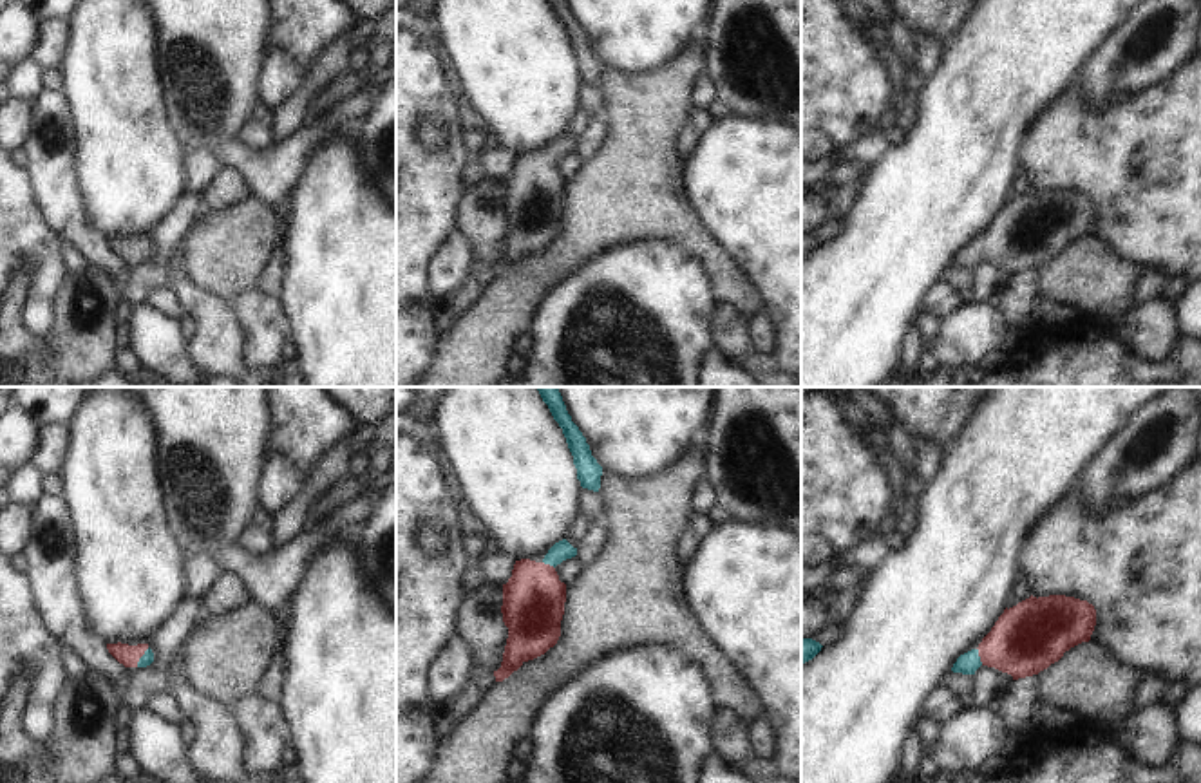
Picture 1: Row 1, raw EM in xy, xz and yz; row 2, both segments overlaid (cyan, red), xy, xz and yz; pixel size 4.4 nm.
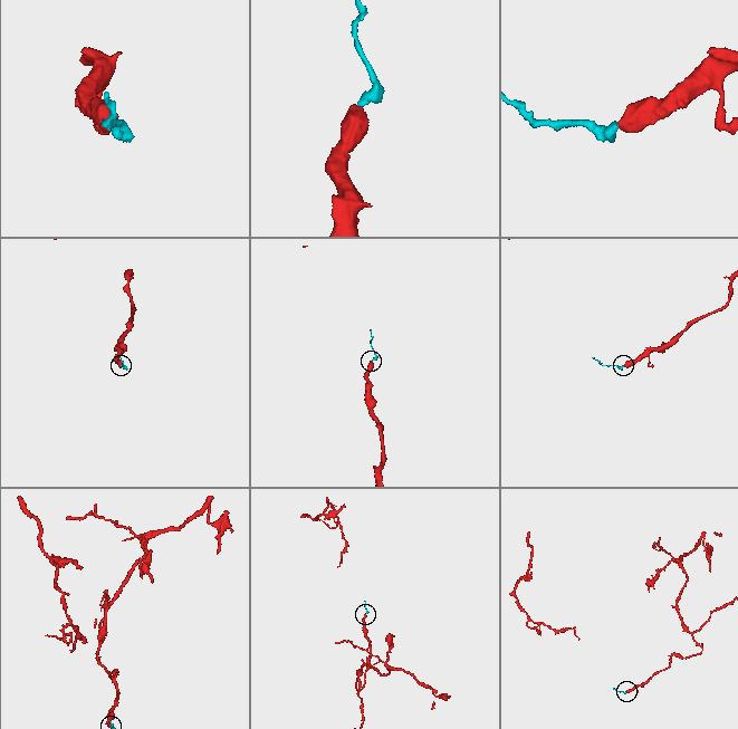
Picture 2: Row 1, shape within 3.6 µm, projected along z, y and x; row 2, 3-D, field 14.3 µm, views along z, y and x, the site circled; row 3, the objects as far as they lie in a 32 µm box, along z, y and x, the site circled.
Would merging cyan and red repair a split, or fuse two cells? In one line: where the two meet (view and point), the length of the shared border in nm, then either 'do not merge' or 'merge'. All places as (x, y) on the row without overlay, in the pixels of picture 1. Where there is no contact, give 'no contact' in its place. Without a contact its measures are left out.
xy (141, 252) | 110 nm | merge

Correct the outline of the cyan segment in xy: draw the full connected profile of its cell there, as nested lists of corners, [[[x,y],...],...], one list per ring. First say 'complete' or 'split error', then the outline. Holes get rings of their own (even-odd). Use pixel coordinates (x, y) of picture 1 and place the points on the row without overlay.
split error; [[[107,239],[109,248],[125,262],[147,262],[154,257],[154,248],[148,239]]]

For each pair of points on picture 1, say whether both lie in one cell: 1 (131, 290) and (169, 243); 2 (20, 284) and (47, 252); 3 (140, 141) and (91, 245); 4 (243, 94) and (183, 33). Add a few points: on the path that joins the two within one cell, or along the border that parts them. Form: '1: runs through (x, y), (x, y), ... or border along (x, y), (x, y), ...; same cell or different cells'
1: runs through (141, 279), (160, 261), (161, 254); same cell
2: border along (26, 257), (31, 264), (31, 281), (20, 313); different cells
3: border along (80, 194), (84, 219), (105, 239); different cells
4: runs through (225, 76), (217, 69), (212, 53), (201, 42); same cell

